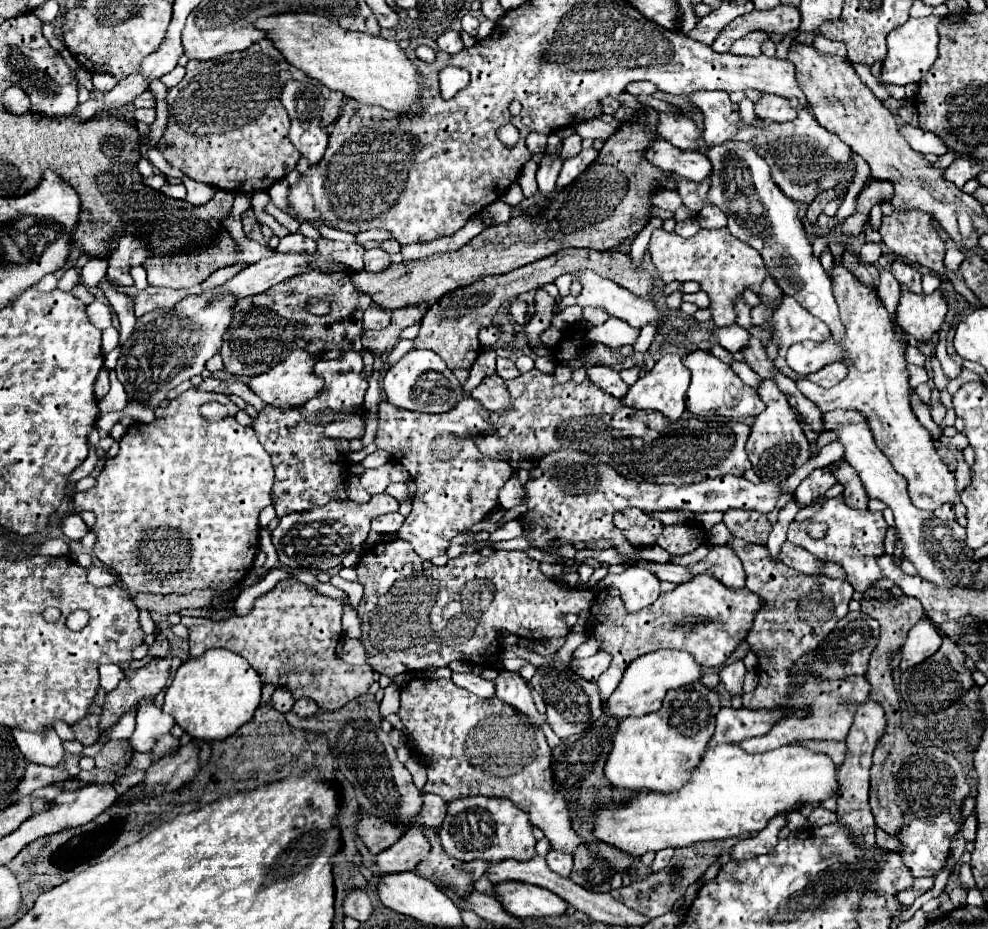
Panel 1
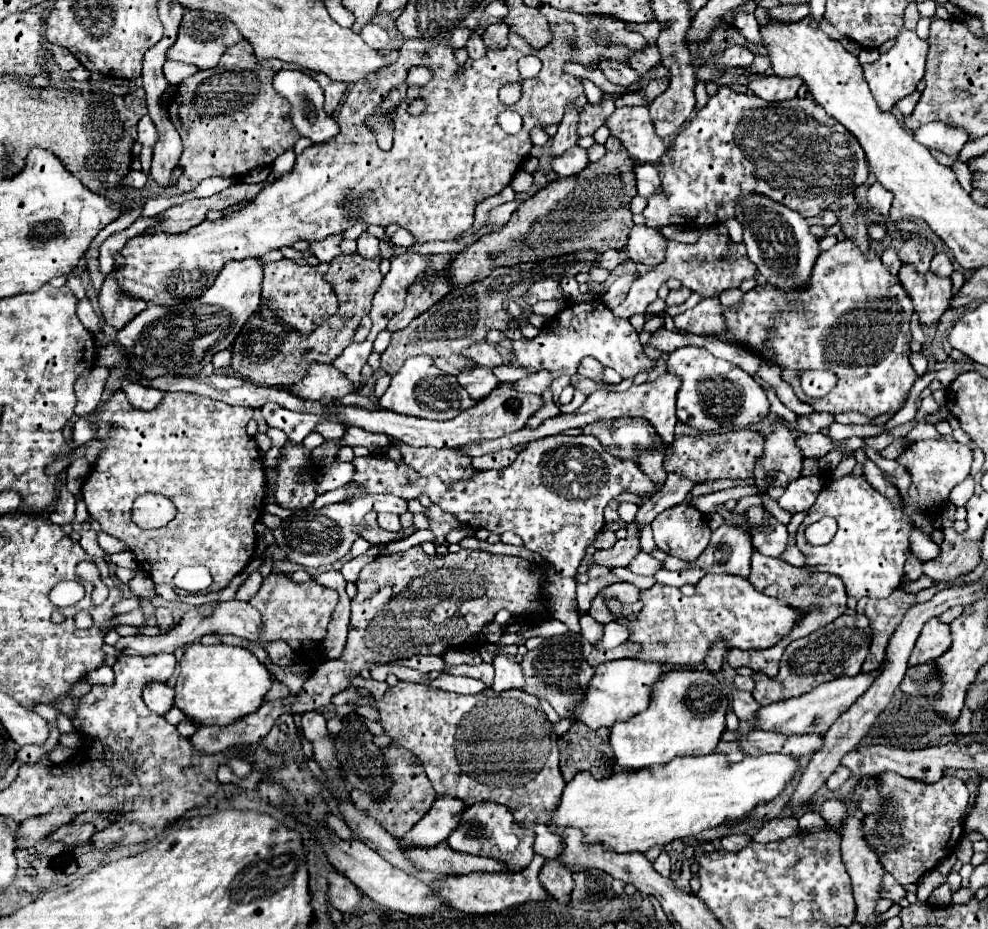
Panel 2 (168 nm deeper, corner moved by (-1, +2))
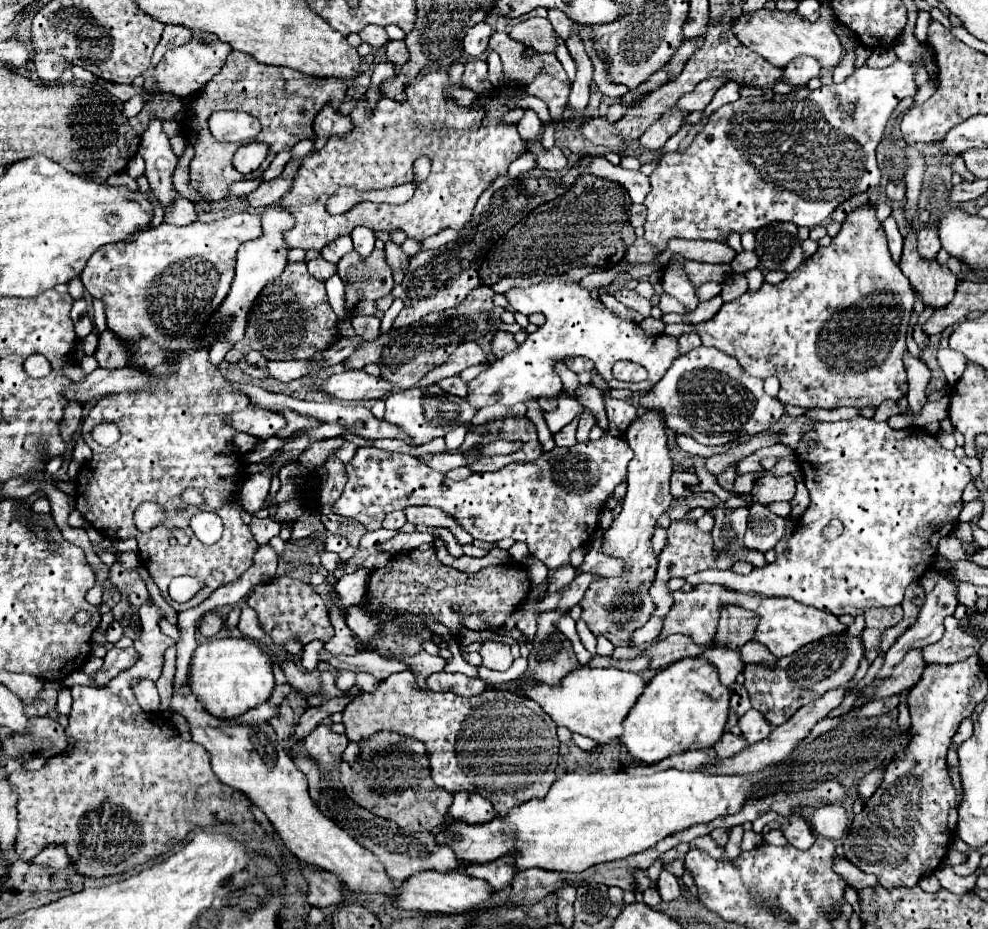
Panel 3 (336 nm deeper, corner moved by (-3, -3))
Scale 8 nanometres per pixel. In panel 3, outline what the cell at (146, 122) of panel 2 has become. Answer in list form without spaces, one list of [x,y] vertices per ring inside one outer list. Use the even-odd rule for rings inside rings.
[[[153,119],[149,129],[141,137],[139,155],[145,159],[145,177],[153,193],[157,195],[161,207],[173,201],[173,171],[177,165],[177,155],[171,149],[169,137],[165,135],[161,121]]]

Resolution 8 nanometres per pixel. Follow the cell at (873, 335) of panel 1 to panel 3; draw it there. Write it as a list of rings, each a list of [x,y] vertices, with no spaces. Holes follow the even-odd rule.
[[[865,205],[851,211],[829,247],[819,247],[809,263],[777,285],[767,285],[755,293],[743,293],[731,303],[723,303],[721,311],[701,325],[665,325],[665,335],[681,337],[697,333],[705,347],[715,347],[735,357],[741,367],[755,377],[767,379],[775,375],[781,383],[779,401],[797,407],[857,407],[871,405],[877,409],[883,401],[899,401],[905,393],[901,385],[907,381],[903,355],[907,351],[907,327],[913,313],[915,291],[909,279],[893,263],[887,249],[885,233],[875,219],[875,207]]]

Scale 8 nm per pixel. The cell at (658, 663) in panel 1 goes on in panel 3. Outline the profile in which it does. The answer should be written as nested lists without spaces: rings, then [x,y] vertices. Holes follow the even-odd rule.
[[[581,667],[561,681],[561,687],[541,687],[539,683],[523,683],[521,689],[533,701],[537,701],[557,725],[567,727],[573,733],[591,737],[597,743],[611,743],[623,731],[623,719],[643,693],[647,681],[633,671],[621,671],[615,667],[591,669]]]

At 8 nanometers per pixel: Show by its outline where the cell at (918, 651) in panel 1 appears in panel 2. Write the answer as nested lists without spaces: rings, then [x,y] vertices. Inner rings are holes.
[[[931,618],[913,648],[913,654],[909,658],[911,666],[933,662],[941,654],[945,654],[951,648],[951,628],[949,624],[939,622],[937,618]]]

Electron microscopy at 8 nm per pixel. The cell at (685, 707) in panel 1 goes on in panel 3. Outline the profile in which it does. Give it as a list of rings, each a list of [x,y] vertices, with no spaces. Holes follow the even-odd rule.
[[[693,657],[693,659],[681,659],[665,669],[661,669],[645,687],[643,695],[637,699],[635,707],[629,711],[629,715],[623,721],[623,735],[619,741],[627,747],[629,755],[645,765],[659,763],[675,753],[695,751],[695,749],[711,749],[721,735],[725,733],[729,713],[729,689],[719,683],[717,669],[705,659]]]

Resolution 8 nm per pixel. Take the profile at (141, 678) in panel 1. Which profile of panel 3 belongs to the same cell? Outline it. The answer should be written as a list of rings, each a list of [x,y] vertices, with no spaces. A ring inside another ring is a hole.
[[[141,605],[139,617],[141,637],[133,643],[141,655],[139,661],[111,679],[107,687],[71,687],[73,709],[69,715],[67,737],[75,739],[75,749],[47,759],[47,765],[39,771],[21,769],[9,775],[9,785],[19,797],[19,835],[15,843],[15,855],[23,861],[37,857],[49,843],[61,843],[67,847],[67,853],[81,875],[105,877],[125,873],[131,867],[169,851],[197,825],[207,827],[219,821],[233,821],[251,835],[263,835],[263,829],[257,827],[255,817],[249,813],[249,799],[241,791],[223,785],[215,777],[209,765],[209,753],[193,741],[183,741],[179,731],[155,729],[161,719],[141,711],[133,695],[133,683],[141,679],[159,679],[163,669],[163,651],[175,641],[159,633],[157,623],[163,613],[157,605]]]

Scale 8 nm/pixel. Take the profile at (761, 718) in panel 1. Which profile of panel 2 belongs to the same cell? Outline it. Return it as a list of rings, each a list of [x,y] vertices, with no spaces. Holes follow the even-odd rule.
[[[873,670],[871,674],[861,672],[853,678],[849,678],[849,676],[835,678],[799,698],[789,698],[783,702],[763,706],[763,708],[759,708],[753,724],[741,722],[741,728],[737,732],[723,732],[721,738],[737,740],[737,736],[741,736],[749,730],[773,730],[773,732],[781,732],[781,734],[825,734],[831,728],[831,724],[835,722],[835,718],[839,718],[839,714],[845,714],[847,708],[851,708],[851,704],[855,704],[857,698],[867,692],[871,682],[875,682],[875,674],[879,674],[879,670]]]

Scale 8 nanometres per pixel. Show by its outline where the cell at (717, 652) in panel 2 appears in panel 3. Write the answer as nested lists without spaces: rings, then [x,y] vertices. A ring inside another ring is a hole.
[[[725,607],[725,611],[721,611],[721,621],[715,635],[717,647],[739,649],[739,645],[751,641],[755,625],[757,615],[749,615],[749,611],[741,607]]]

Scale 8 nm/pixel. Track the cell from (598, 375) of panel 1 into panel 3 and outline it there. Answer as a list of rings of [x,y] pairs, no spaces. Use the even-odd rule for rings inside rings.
[[[577,357],[577,359],[567,359],[565,365],[575,371],[575,373],[583,373],[583,371],[593,371],[593,363],[585,357]]]

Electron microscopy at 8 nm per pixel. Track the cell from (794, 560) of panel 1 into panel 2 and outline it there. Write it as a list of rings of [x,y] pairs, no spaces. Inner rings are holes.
[[[763,506],[747,508],[745,516],[755,550],[759,550],[763,556],[777,558],[787,546],[787,526],[771,516]]]

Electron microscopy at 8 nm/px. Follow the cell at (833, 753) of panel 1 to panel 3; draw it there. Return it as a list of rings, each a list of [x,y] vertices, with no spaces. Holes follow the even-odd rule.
[[[725,733],[721,737],[721,743],[717,743],[717,747],[713,747],[713,751],[719,755],[719,757],[733,757],[737,755],[739,751],[743,751],[745,747],[749,747],[749,743],[745,741],[745,737],[737,737],[733,733]]]

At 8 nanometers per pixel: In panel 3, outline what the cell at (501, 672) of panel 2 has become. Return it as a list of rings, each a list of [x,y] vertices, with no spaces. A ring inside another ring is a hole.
[[[485,641],[481,647],[481,657],[483,657],[483,665],[487,669],[497,669],[497,671],[505,671],[511,667],[513,663],[513,655],[509,645],[505,643],[497,643],[497,641]]]

